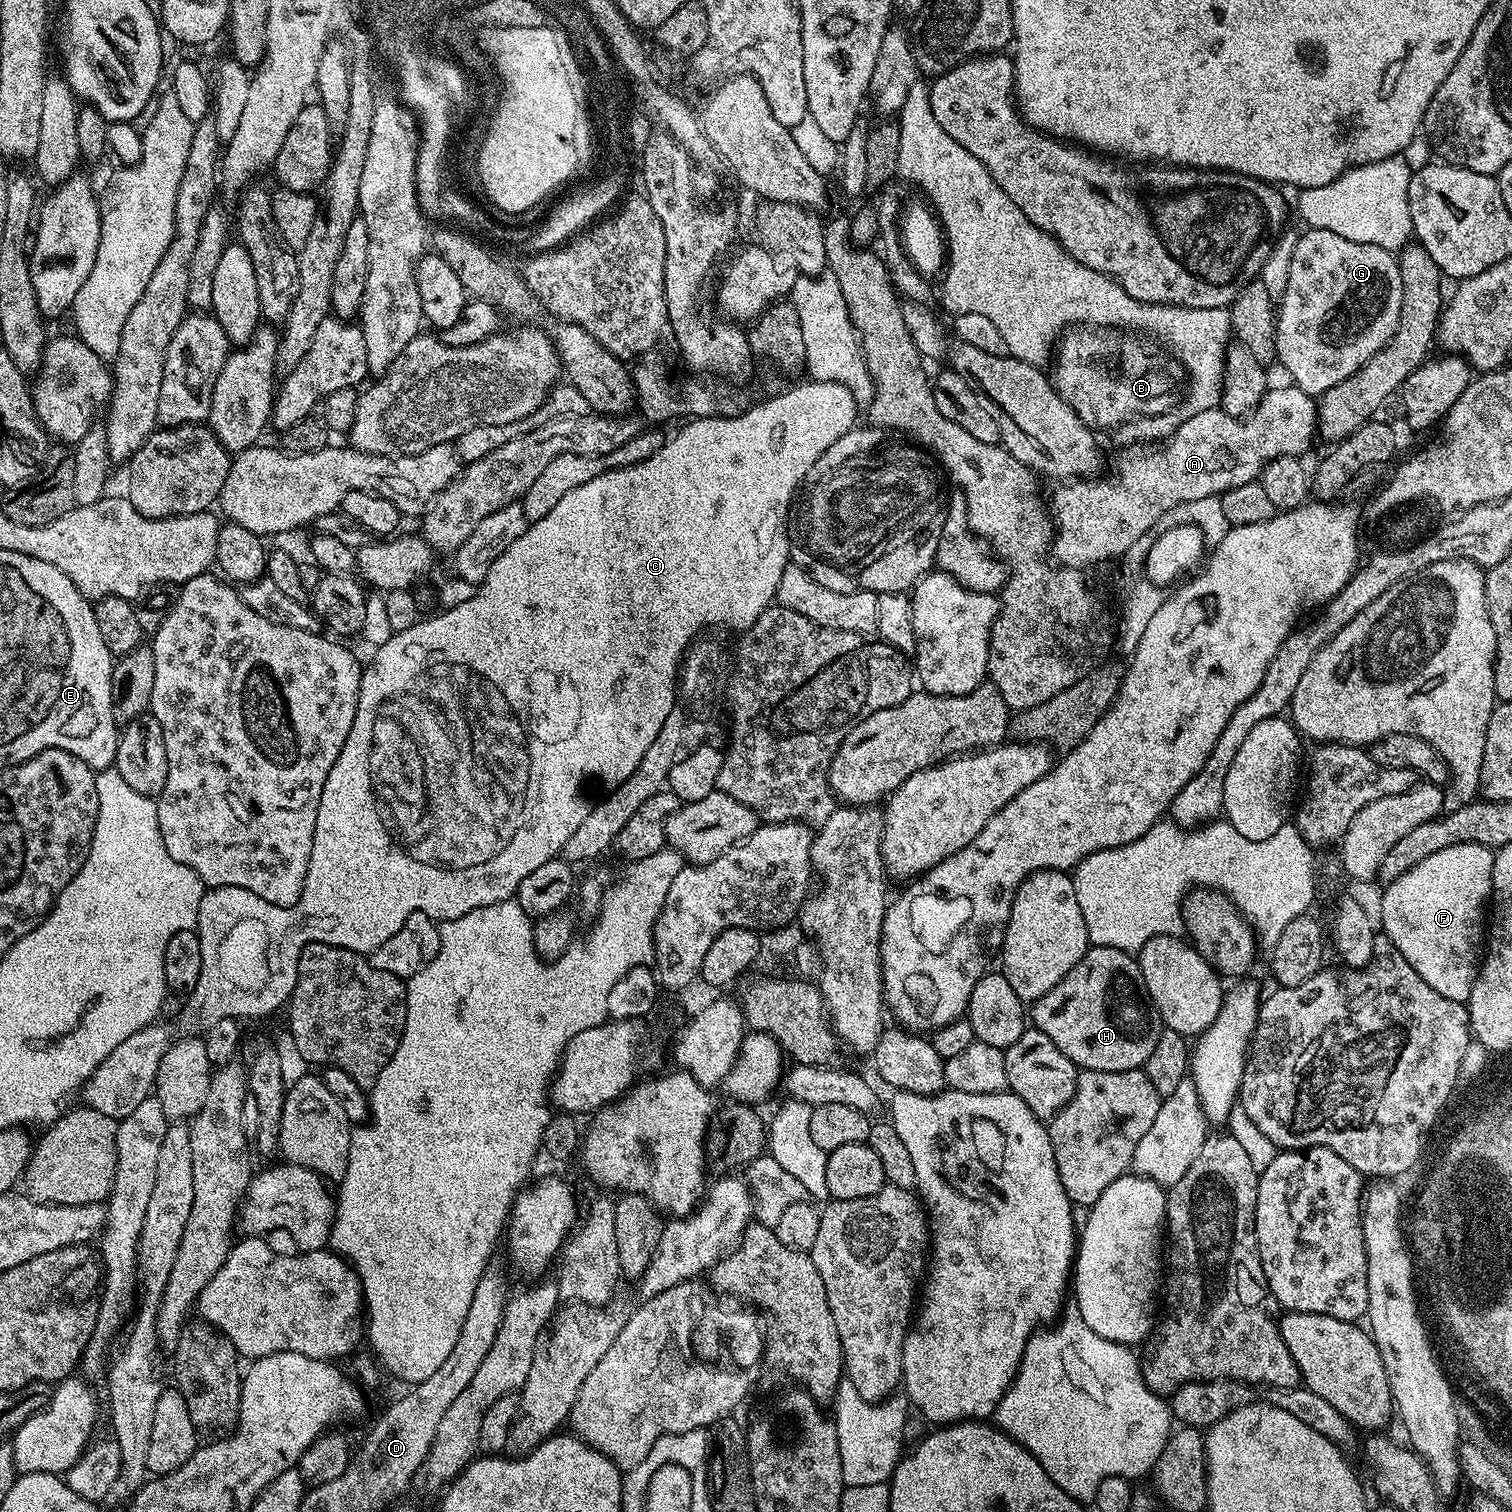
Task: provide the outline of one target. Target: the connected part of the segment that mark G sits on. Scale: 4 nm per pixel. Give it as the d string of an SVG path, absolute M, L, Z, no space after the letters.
M1308 228L1290 248L1290 274L1285 293L1279 298L1276 317L1276 360L1288 371L1295 387L1313 398L1353 376L1374 354L1392 340L1400 324L1402 274L1397 257L1382 246L1350 242L1330 230Z

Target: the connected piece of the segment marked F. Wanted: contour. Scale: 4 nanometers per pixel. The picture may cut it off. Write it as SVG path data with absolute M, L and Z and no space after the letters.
M1455 844L1446 850L1438 850L1434 854L1430 854L1422 862L1418 862L1406 874L1402 874L1390 885L1383 890L1384 897L1380 900L1380 920L1384 923L1382 932L1392 940L1394 946L1402 954L1402 958L1406 958L1406 962L1410 962L1410 966L1414 966L1414 970L1418 970L1418 974L1422 974L1422 982L1426 982L1426 986L1434 986L1434 990L1438 990L1438 994L1442 994L1442 998L1450 998L1454 1002L1464 1004L1470 998L1470 990L1472 984L1476 980L1478 971L1478 952L1476 956L1476 947L1482 944L1482 929L1486 924L1486 905L1489 903L1492 894L1492 857L1493 849L1488 848L1485 844Z

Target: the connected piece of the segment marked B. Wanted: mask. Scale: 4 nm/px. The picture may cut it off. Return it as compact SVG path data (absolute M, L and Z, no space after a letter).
M1088 326L1073 327L1060 338L1054 352L1054 363L1051 365L1053 368L1050 379L1053 388L1076 411L1084 424L1093 430L1115 430L1121 424L1127 424L1141 416L1161 416L1163 412L1173 411L1179 400L1181 403L1180 383L1185 383L1186 373L1179 359L1173 358L1167 351L1155 352L1148 344L1128 344L1120 352L1120 369L1112 368L1108 361L1112 356L1112 348L1104 341L1103 335L1105 336L1103 331L1093 330Z

